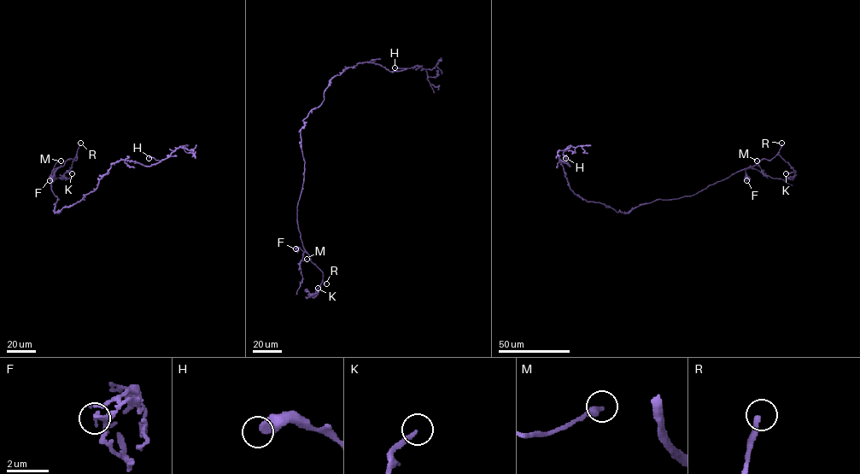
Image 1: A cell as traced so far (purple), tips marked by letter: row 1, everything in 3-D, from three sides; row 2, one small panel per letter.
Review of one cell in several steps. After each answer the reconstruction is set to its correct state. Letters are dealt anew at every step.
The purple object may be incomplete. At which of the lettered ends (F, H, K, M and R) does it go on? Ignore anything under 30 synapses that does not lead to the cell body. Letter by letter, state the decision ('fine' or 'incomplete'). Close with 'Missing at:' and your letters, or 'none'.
F: fine
H: fine
K: fine
M: fine
R: incomplete
Missing at: R

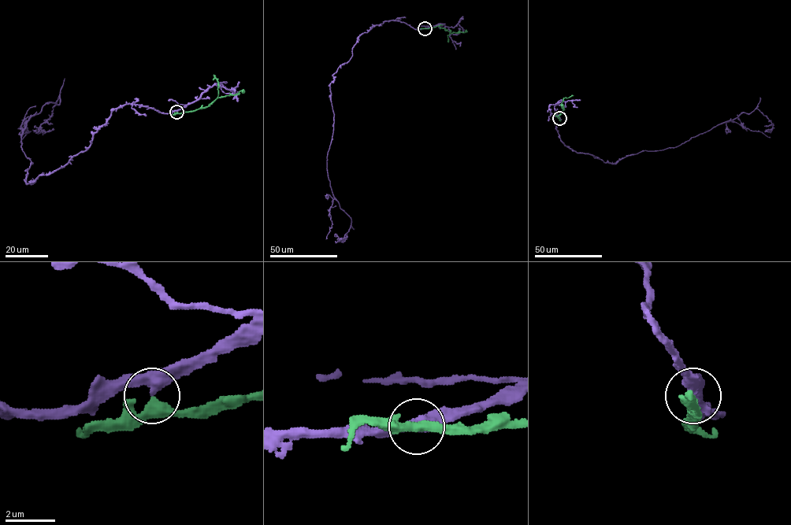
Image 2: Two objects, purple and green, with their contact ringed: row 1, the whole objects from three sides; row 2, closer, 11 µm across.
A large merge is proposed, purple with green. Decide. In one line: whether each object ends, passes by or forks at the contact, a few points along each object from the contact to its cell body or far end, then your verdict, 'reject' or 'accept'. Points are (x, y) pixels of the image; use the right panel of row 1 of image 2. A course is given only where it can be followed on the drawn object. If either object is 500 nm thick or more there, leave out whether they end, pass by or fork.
purple passes by | green passes by | purple via (559, 119), (551, 113), (566, 146), (614, 164), (644, 150), (678, 146), (755, 109), (771, 123), (768, 131) | green via (559, 119), (557, 116), (562, 110), (562, 100), (573, 95) | reject

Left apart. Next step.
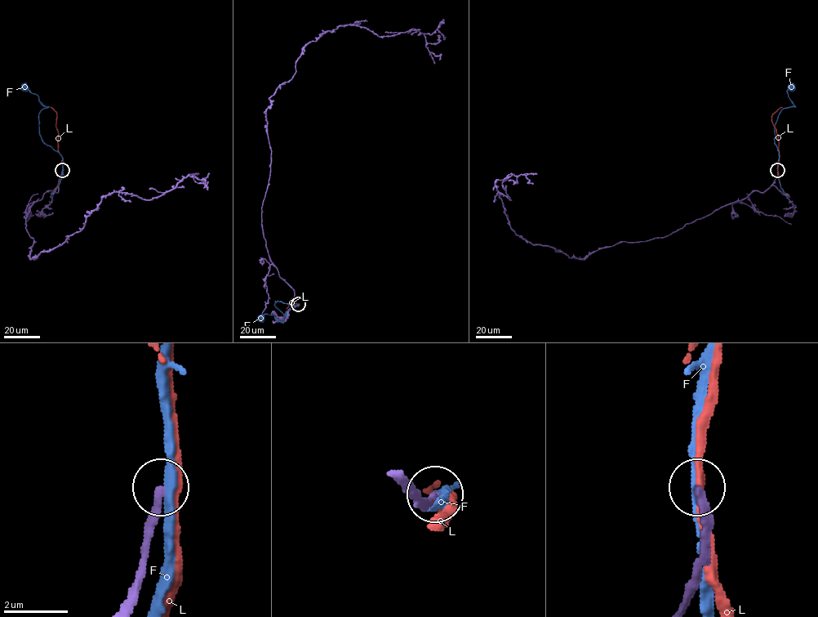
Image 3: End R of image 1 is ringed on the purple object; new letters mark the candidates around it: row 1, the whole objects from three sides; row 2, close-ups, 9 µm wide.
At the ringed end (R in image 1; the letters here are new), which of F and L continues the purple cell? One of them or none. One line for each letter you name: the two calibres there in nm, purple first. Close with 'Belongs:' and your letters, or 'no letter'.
Belongs: no letter

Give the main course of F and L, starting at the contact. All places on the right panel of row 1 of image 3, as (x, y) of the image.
F: (777, 171), (779, 152), (775, 143), (775, 124), (784, 109), (794, 106), (787, 92), (791, 87)
L: (778, 171), (779, 141), (771, 116), (782, 107)

